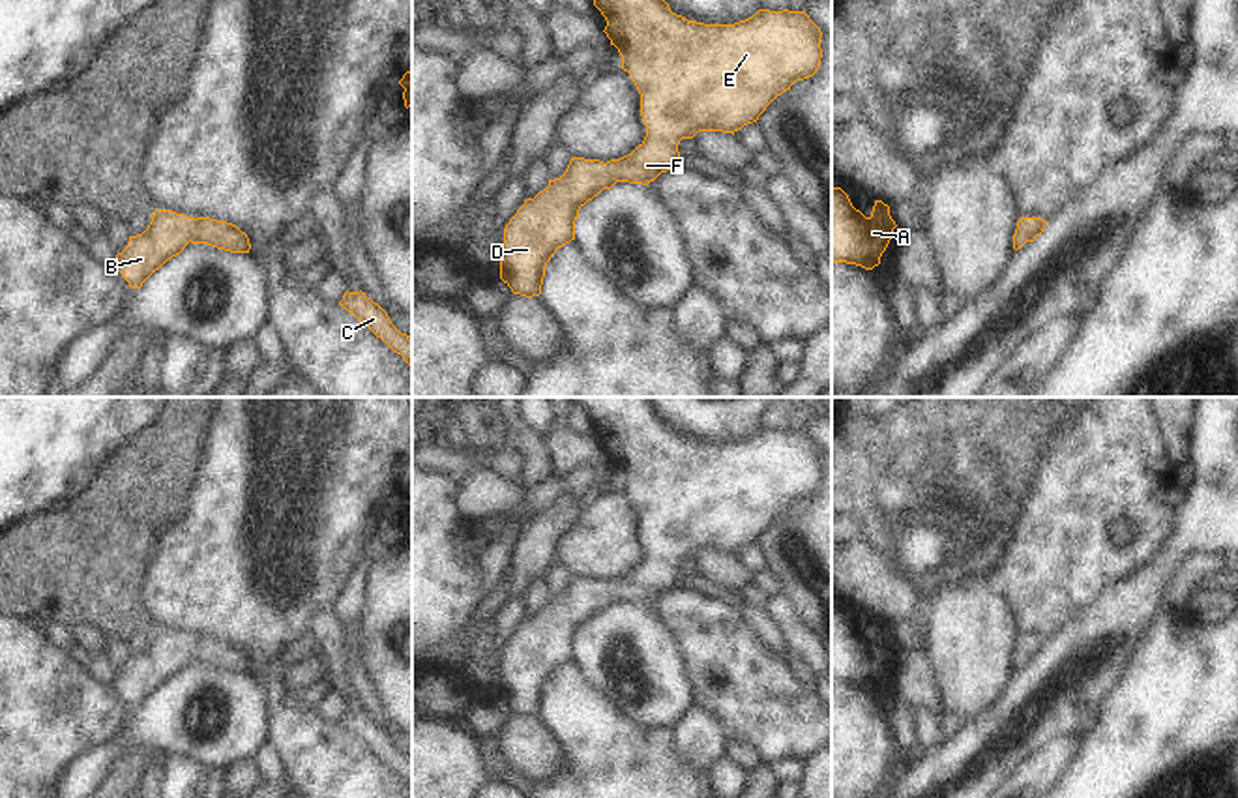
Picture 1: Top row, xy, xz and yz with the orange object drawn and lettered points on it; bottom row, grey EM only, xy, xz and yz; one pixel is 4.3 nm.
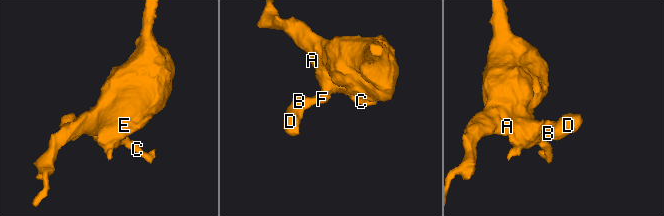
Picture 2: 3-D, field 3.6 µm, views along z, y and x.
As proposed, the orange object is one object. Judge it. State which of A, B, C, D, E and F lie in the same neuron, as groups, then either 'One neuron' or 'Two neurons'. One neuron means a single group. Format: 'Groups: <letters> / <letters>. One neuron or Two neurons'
Groups: A B C D E F. One neuron.

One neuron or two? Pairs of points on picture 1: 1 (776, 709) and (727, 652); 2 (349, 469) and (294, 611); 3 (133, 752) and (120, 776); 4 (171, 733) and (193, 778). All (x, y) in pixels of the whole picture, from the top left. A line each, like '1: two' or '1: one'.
1: one
2: one
3: one
4: two

